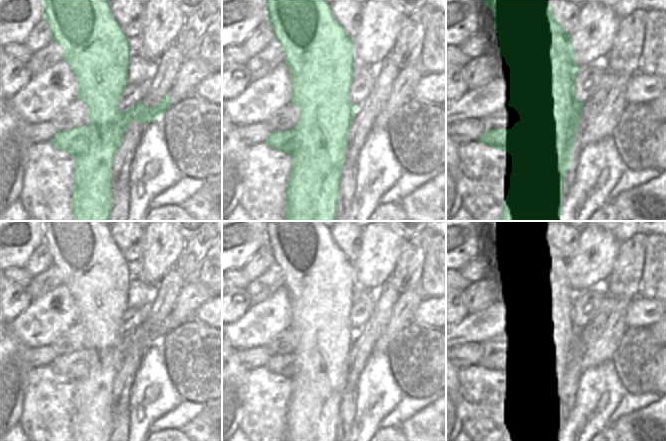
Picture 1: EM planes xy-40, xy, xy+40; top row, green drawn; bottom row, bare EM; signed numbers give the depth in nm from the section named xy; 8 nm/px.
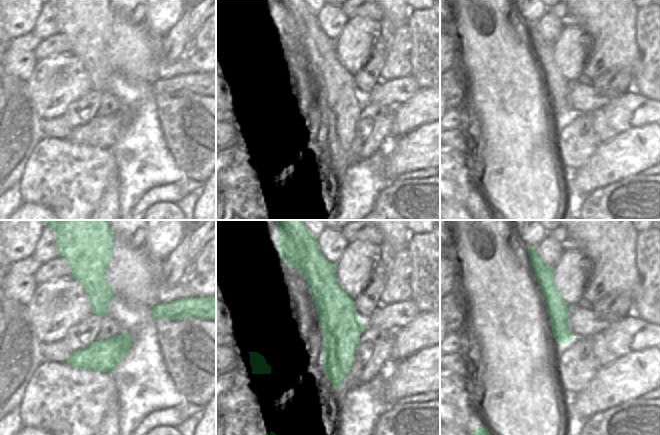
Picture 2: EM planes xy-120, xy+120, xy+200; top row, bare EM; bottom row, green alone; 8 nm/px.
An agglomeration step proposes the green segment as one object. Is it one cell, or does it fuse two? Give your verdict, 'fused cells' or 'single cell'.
fused cells

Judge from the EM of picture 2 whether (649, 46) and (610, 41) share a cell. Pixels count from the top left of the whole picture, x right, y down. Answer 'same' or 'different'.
different

